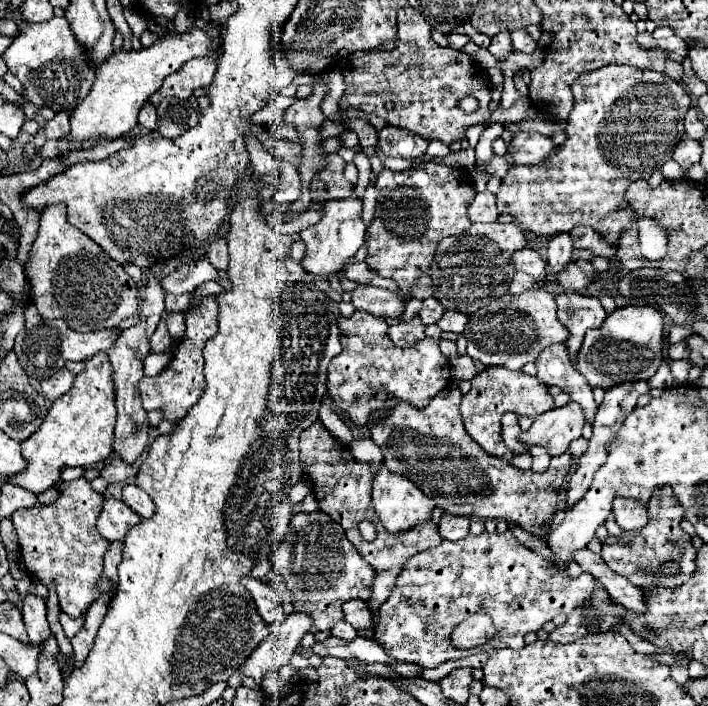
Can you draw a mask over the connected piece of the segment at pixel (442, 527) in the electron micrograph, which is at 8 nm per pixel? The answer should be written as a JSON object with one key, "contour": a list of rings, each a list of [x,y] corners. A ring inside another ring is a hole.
{"contour":[[[445,512],[439,522],[439,534],[445,540],[461,540],[469,534],[469,524],[471,524],[471,518],[467,516],[453,516]]]}

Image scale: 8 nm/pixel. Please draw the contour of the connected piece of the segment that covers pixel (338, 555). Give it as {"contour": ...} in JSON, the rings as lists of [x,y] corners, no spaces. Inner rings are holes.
{"contour":[[[319,510],[311,514],[295,514],[291,518],[289,532],[271,552],[271,564],[273,564],[273,570],[283,578],[283,582],[291,590],[293,608],[297,612],[309,614],[313,620],[313,626],[317,626],[319,630],[331,630],[333,624],[343,620],[343,604],[351,598],[357,598],[363,588],[369,588],[375,582],[375,574],[377,574],[355,550],[355,546],[345,538],[343,528]]]}

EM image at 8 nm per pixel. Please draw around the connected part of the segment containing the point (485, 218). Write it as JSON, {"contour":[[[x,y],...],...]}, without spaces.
{"contour":[[[487,190],[479,192],[473,204],[467,208],[467,216],[471,222],[495,222],[499,218],[499,212],[495,206],[495,194]]]}

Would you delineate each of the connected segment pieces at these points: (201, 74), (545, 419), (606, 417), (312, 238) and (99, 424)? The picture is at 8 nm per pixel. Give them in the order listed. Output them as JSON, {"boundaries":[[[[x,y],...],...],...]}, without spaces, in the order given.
{"boundaries":[[[[201,56],[201,58],[189,60],[175,74],[167,76],[161,90],[155,96],[151,96],[149,102],[159,104],[159,100],[167,96],[189,98],[195,88],[209,88],[217,72],[217,66],[219,66],[219,58],[215,56]]],[[[569,402],[563,408],[553,408],[535,418],[529,432],[521,432],[521,442],[527,446],[543,444],[551,456],[559,456],[567,450],[569,442],[581,436],[585,424],[583,410],[577,402]]],[[[625,382],[625,384],[619,384],[615,388],[609,388],[605,392],[605,400],[603,404],[599,406],[597,410],[597,416],[595,416],[595,422],[593,422],[593,436],[589,440],[589,448],[587,452],[579,458],[575,470],[569,474],[569,488],[565,490],[565,508],[563,510],[571,510],[587,492],[587,488],[591,486],[591,480],[593,480],[593,474],[595,470],[607,460],[607,452],[609,452],[609,446],[615,438],[615,434],[619,432],[619,428],[623,426],[623,420],[633,412],[633,408],[637,406],[637,398],[641,394],[647,394],[649,392],[649,384],[647,382]]],[[[349,196],[345,200],[329,200],[323,206],[321,220],[307,230],[301,230],[301,240],[307,244],[307,256],[303,258],[303,268],[311,274],[321,274],[327,278],[329,274],[335,274],[343,268],[345,260],[353,256],[361,244],[365,242],[365,230],[367,224],[361,218],[363,212],[363,200],[357,196]]],[[[97,352],[91,360],[85,360],[85,370],[75,376],[75,384],[69,392],[59,396],[49,408],[49,416],[35,430],[31,438],[21,442],[23,458],[27,460],[25,472],[9,478],[41,494],[49,490],[65,466],[89,466],[105,460],[113,452],[113,428],[115,428],[115,386],[113,366],[105,352]]]]}

